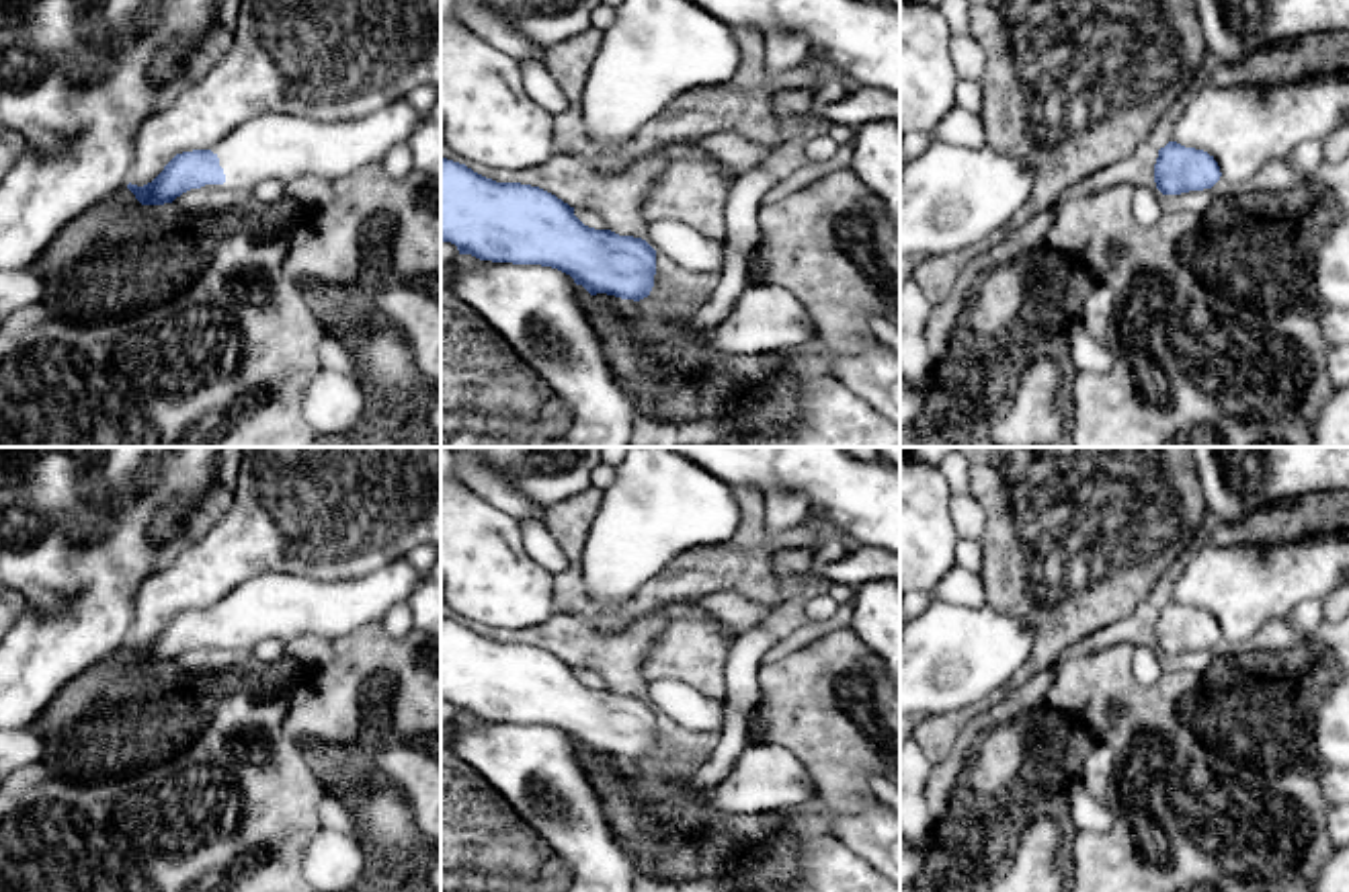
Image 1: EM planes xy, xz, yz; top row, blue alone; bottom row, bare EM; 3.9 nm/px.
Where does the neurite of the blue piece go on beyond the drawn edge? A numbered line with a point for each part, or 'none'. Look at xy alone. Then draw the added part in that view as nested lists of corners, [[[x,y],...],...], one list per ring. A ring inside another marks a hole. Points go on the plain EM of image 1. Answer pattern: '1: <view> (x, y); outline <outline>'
1: xy (275, 605); outline [[[441,556],[424,574],[398,558],[365,576],[334,582],[281,572],[254,576],[209,607],[219,617],[226,642],[191,648],[172,662],[211,673],[244,662],[267,640],[287,644],[308,634],[334,640],[381,621],[424,578],[441,580]]]

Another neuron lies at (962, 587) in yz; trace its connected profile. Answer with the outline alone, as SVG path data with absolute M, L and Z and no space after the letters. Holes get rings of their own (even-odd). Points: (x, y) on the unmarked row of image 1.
M957 564L929 593L935 599L964 607L986 605L986 595L980 574L974 574Z

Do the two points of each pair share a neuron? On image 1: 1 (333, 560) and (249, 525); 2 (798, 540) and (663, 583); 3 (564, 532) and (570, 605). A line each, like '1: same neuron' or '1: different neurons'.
1: same neuron
2: same neuron
3: same neuron

